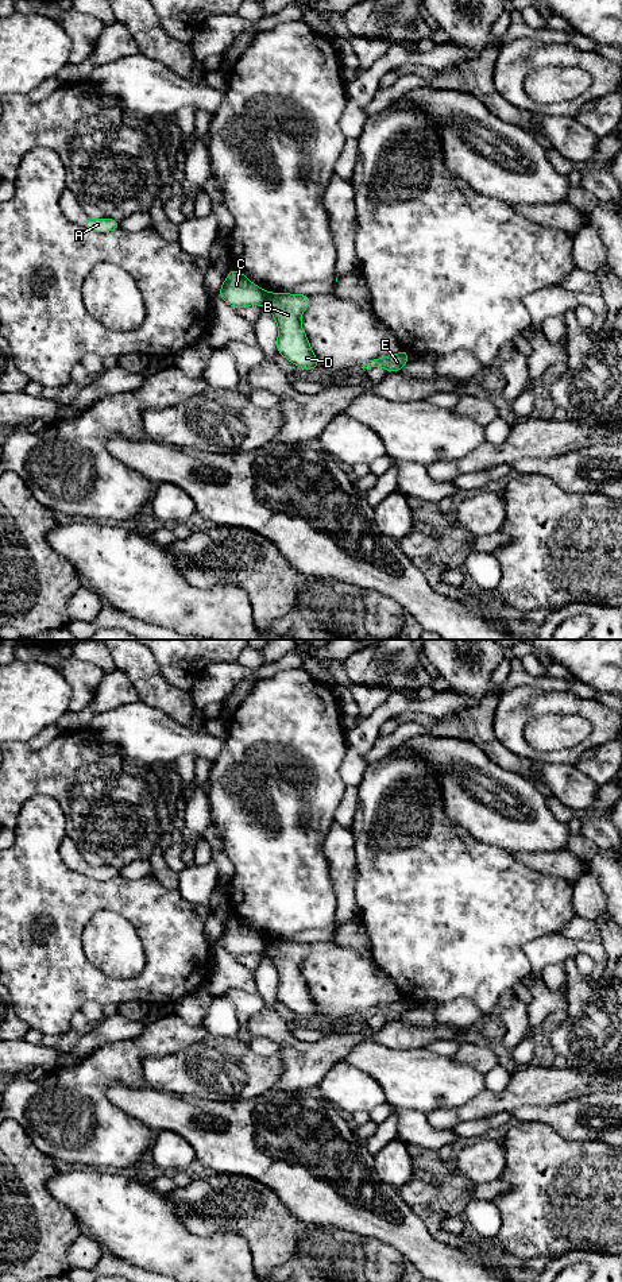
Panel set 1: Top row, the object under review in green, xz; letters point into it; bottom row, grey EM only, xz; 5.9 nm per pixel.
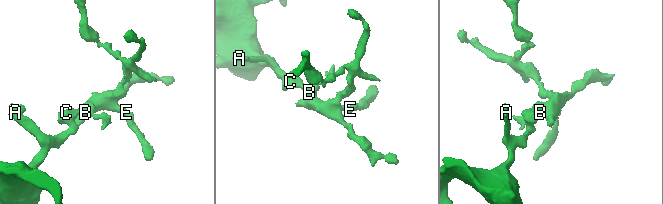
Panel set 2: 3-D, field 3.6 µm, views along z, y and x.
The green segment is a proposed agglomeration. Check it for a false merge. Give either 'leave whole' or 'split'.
split

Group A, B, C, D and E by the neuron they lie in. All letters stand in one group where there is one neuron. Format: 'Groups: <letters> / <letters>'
Groups: A C / B D E

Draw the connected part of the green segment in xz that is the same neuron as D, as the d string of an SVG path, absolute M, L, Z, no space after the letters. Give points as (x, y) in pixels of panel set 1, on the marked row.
M270 293L264 308L271 310L278 324L277 352L298 367L318 370L320 364L301 327L301 314L310 302L309 294Z

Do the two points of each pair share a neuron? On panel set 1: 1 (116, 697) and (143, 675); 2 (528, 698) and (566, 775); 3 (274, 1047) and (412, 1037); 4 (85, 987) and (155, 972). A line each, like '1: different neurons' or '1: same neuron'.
1: different neurons
2: different neurons
3: different neurons
4: same neuron

